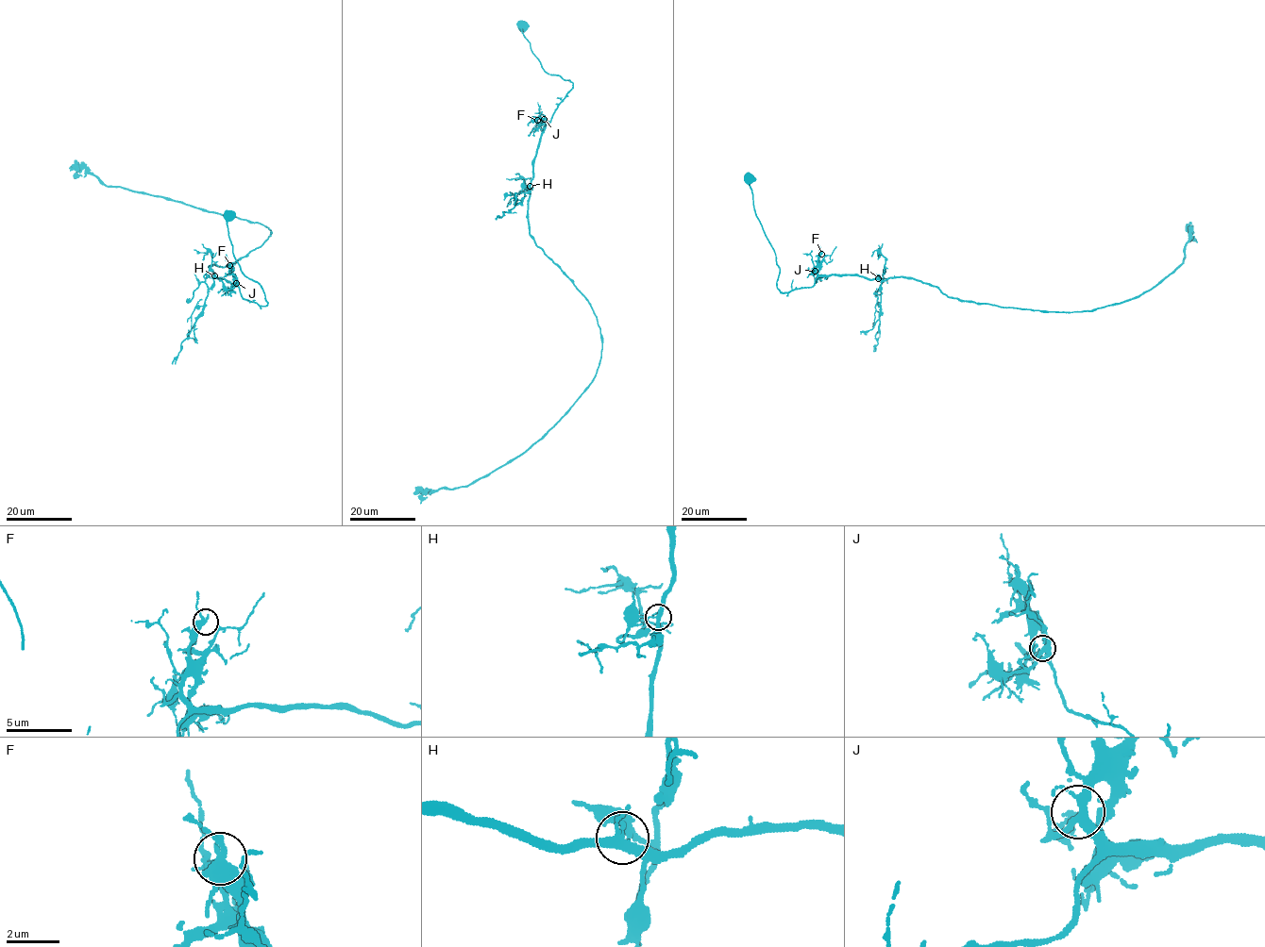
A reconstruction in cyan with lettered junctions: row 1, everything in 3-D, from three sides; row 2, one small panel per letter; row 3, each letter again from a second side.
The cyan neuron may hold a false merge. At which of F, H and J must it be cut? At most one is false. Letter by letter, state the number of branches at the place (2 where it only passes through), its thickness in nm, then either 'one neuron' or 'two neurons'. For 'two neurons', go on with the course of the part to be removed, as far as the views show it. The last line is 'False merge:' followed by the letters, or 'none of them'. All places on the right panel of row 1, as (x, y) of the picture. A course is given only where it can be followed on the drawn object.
F: 4 branches meet; 360 nm thick; one neuron
H: 4 branches meet; 280 nm thick; two neurons; foreign part runs (878, 278), (883, 280), (875, 351)
J: 4 branches meet; 340 nm thick; one neuron
False merge: H

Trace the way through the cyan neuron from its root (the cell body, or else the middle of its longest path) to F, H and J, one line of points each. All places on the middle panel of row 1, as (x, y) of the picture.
F: (521, 24), (524, 37), (544, 70), (572, 84), (551, 121), (546, 122), (545, 118), (537, 120)
H: (521, 24), (524, 37), (544, 70), (569, 80), (573, 87), (551, 121), (546, 124), (530, 186)
J: (521, 24), (524, 37), (544, 70), (572, 84), (551, 121), (546, 122), (544, 119)

